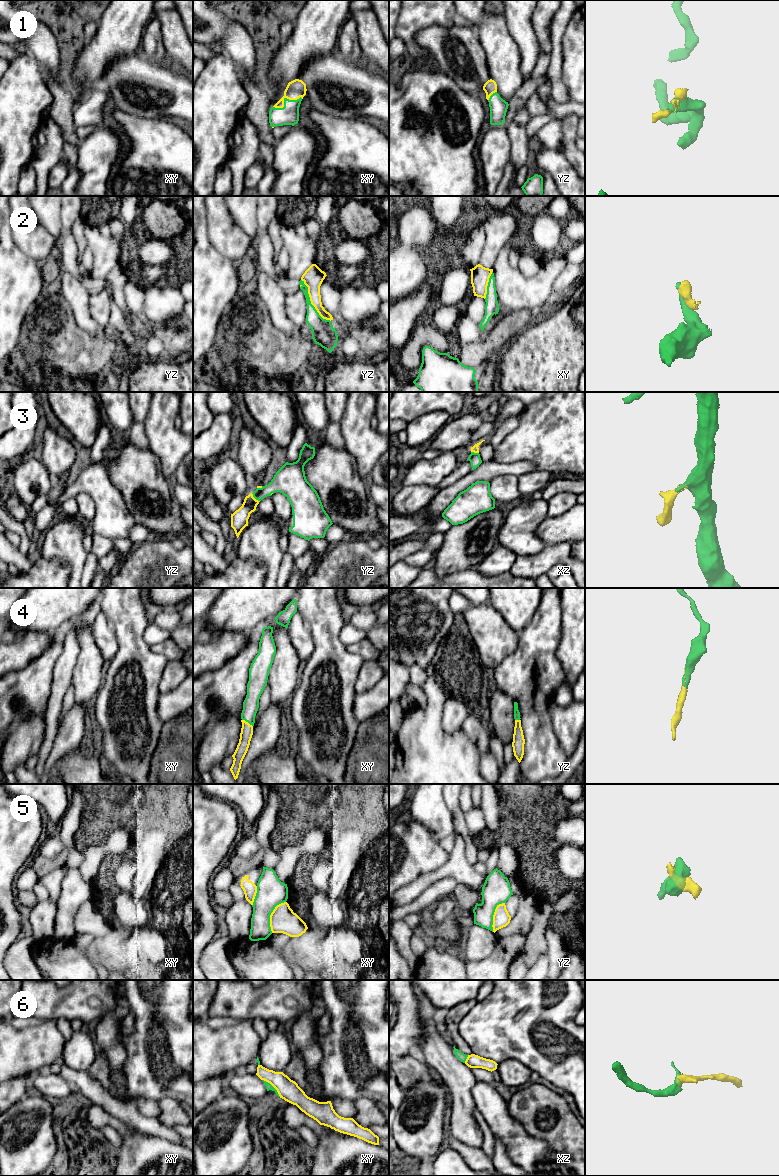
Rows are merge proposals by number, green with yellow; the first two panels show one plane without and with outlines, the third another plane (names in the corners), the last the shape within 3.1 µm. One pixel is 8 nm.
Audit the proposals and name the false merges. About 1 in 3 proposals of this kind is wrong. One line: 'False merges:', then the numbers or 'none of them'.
False merges: 2, 5

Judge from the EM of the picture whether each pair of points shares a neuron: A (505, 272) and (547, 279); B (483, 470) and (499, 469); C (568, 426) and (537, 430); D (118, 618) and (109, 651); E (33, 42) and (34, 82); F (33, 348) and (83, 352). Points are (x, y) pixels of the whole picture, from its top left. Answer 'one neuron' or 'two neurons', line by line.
A: one neuron
B: one neuron
C: one neuron
D: two neurons
E: two neurons
F: one neuron

